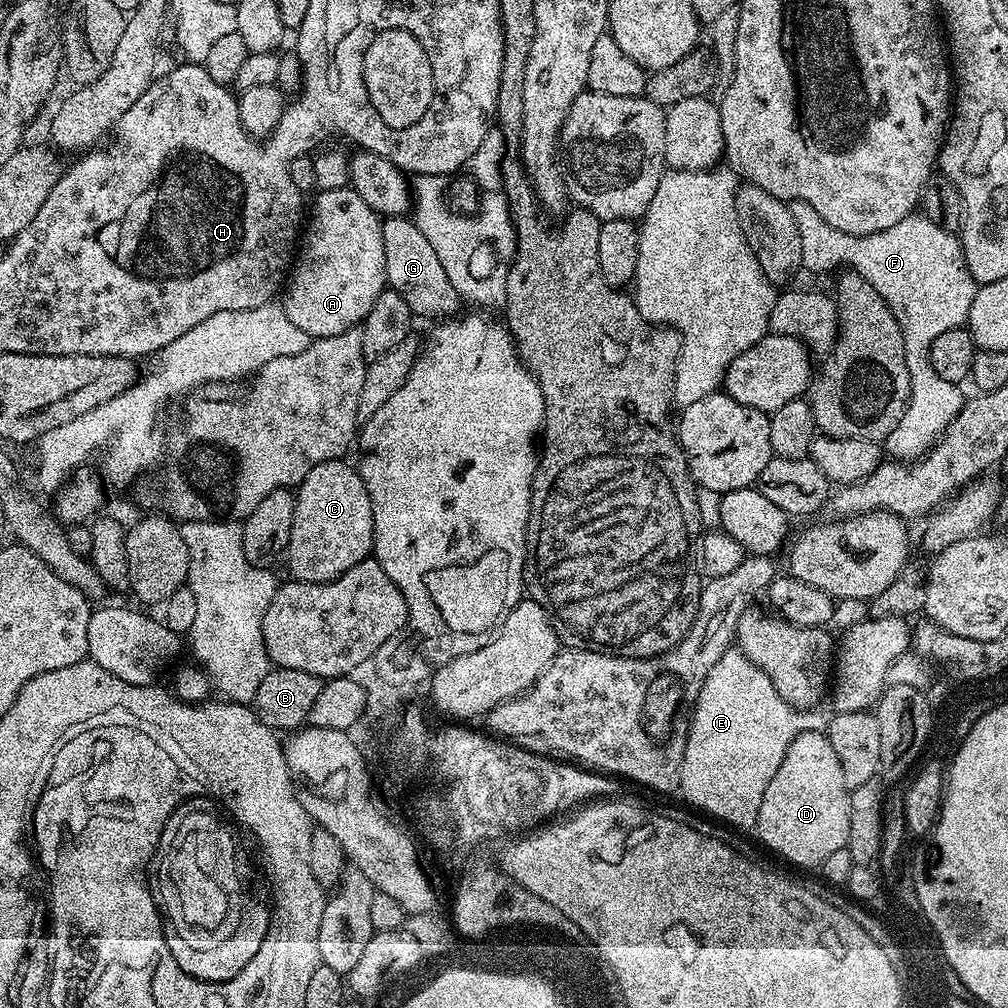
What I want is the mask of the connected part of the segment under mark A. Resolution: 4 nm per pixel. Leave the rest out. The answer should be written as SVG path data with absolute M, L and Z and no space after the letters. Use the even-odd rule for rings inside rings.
M351 186L326 190L316 197L283 293L284 300L282 296L286 318L310 338L337 336L357 327L370 306L374 306L374 298L386 290L381 217Z

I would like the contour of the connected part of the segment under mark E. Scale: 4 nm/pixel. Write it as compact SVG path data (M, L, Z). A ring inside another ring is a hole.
M739 647L728 649L722 658L718 658L714 670L706 676L706 682L698 694L688 722L686 750L682 758L682 770L678 785L679 795L689 800L693 809L723 822L736 830L755 829L758 818L758 806L762 806L762 794L766 794L766 786L770 786L770 778L778 774L778 766L786 758L790 744L798 734L818 732L825 727L825 717L819 716L816 710L801 710L790 706L774 690L774 682L760 667Z

